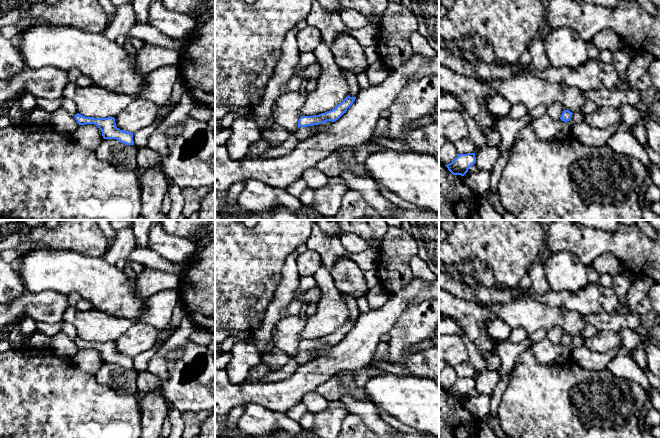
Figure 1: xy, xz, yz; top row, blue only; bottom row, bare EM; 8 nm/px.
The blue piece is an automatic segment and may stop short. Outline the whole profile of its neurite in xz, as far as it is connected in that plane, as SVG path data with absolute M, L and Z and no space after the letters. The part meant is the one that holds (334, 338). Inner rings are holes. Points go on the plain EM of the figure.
M348 319L341 327L339 327L334 333L330 335L321 337L319 339L301 340L298 344L298 352L318 349L327 345L335 346L344 337L346 337L347 333L353 328L355 323L356 321L350 321Z

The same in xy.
M79 337L74 340L79 349L94 348L102 356L104 363L116 363L126 369L134 369L133 357L120 354L116 351L115 342L93 342L85 341Z

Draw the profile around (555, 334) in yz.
M552 327L547 331L546 338L552 343L557 344L560 343L563 335L563 330L560 327Z

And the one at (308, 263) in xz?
M307 249L297 257L297 267L300 277L313 276L321 265L322 259L317 252Z

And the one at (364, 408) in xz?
M341 371L332 377L341 384L343 396L340 401L348 413L359 416L379 438L392 438L394 428L381 418L376 405L369 399L359 399L351 395L355 390L355 380L350 371Z

